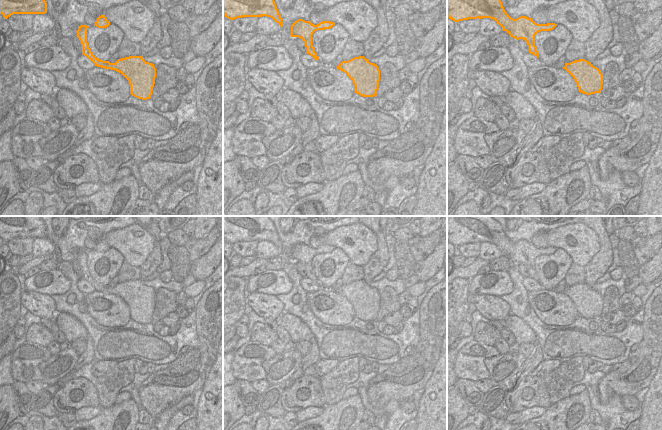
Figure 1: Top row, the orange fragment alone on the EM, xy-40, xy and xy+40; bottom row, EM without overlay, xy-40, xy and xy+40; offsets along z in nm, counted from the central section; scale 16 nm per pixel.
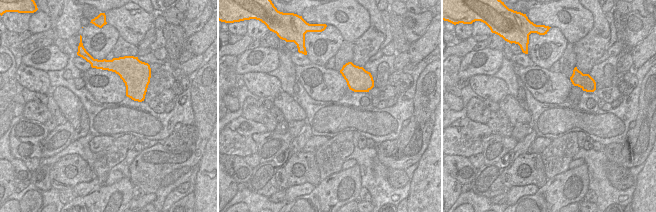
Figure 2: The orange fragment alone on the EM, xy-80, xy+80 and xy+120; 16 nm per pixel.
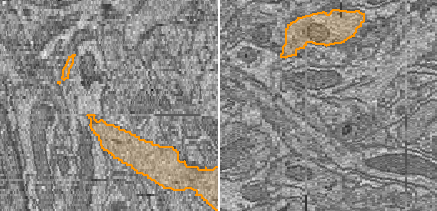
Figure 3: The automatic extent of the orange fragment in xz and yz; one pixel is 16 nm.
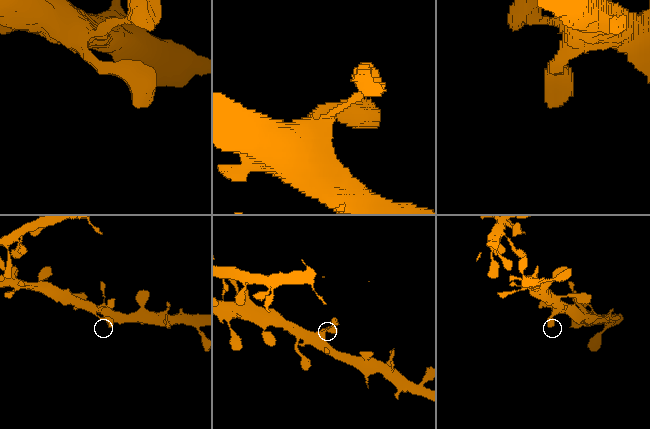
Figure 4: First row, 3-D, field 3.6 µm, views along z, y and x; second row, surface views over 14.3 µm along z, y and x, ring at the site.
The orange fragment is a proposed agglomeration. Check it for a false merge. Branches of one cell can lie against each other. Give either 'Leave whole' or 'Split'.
Leave whole

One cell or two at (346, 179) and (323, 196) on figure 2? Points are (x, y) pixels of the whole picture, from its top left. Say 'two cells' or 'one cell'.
one cell

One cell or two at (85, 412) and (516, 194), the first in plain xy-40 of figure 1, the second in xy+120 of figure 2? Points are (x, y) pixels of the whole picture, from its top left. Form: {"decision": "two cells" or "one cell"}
{"decision": "one cell"}

